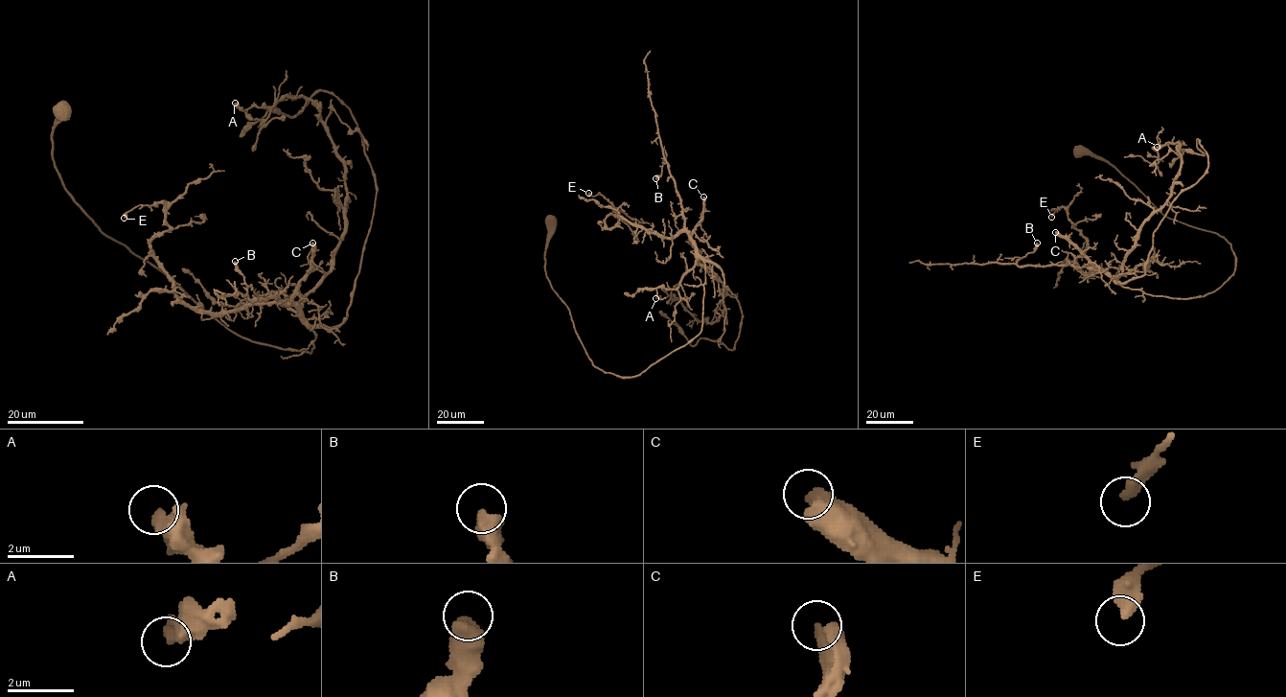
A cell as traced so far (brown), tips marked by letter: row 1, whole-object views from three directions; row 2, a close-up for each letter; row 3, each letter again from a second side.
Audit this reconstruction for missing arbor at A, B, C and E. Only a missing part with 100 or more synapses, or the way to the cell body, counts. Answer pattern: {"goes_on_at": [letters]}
{"goes_on_at": ["C"]}

